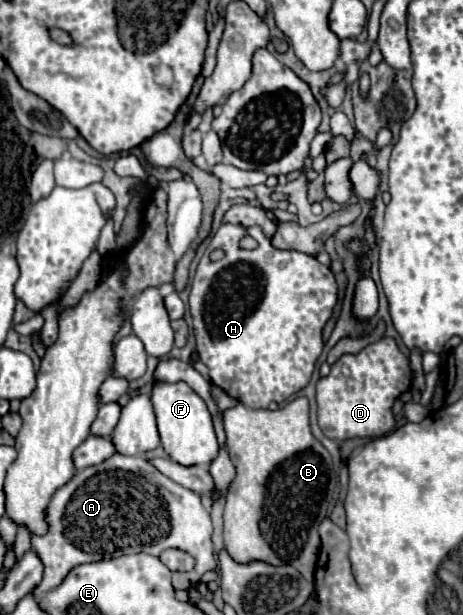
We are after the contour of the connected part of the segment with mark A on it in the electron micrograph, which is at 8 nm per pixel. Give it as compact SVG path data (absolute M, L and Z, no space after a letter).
M114 454L102 464L80 470L52 496L46 520L50 524L48 534L32 536L32 548L44 562L44 578L34 588L38 598L58 588L74 566L100 562L120 554L146 552L160 556L168 548L186 550L196 560L196 566L194 572L172 574L174 590L190 590L198 586L202 574L210 570L210 562L216 564L216 558L212 560L214 528L200 496L158 472L146 458Z

